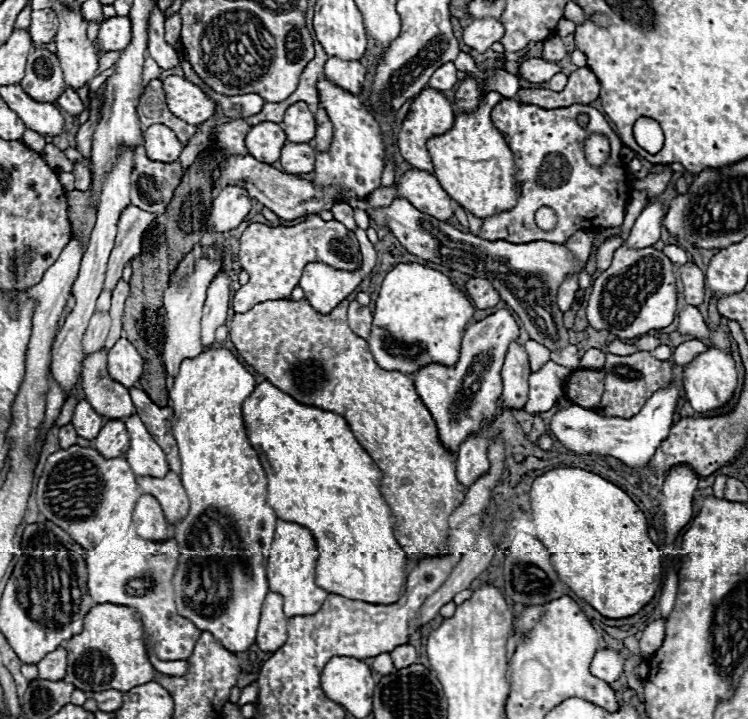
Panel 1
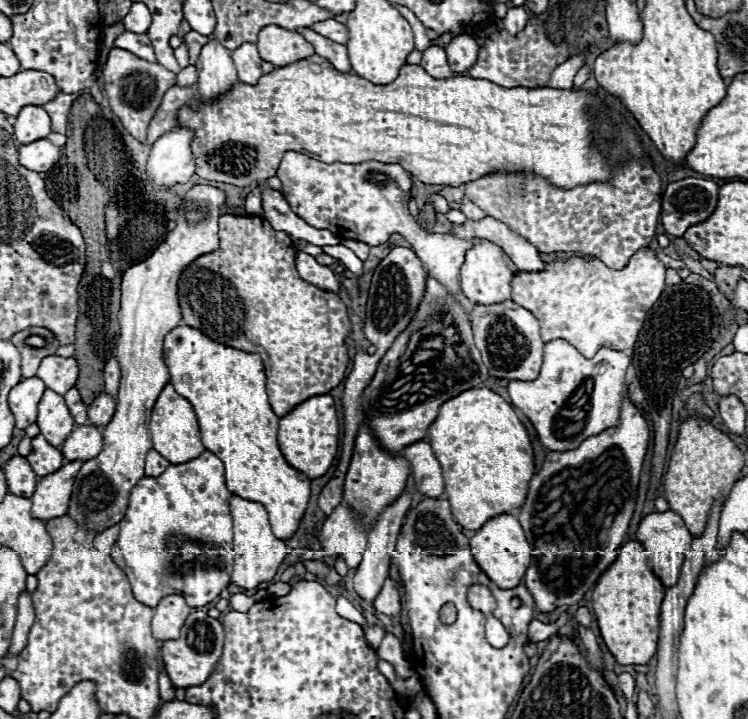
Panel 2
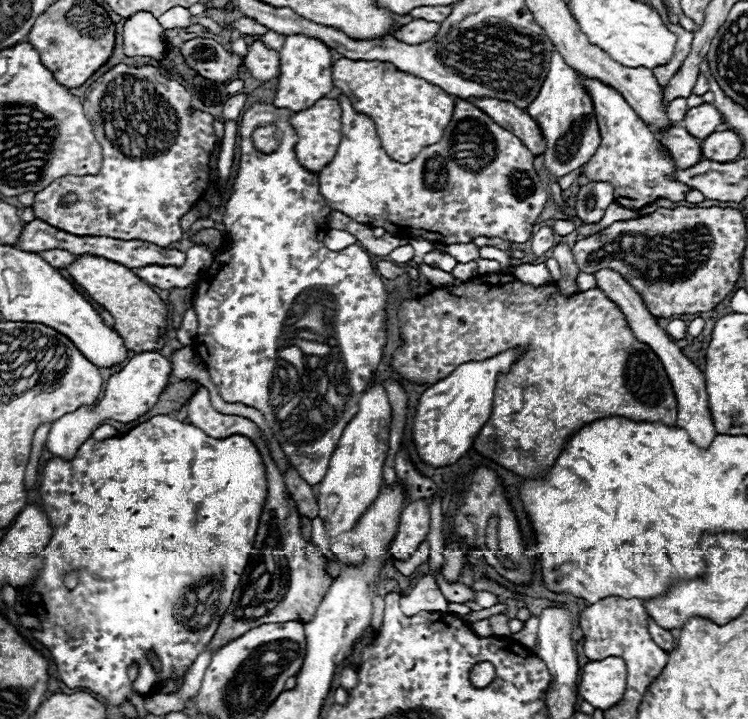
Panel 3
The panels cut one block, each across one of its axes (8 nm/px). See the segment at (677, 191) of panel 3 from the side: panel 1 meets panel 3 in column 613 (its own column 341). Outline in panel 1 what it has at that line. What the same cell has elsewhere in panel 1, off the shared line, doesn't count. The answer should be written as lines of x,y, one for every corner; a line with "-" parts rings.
322,74
318,78
318,98
320,106
326,110
332,126
334,126
334,136
332,144
326,152
316,152
316,178
314,184
318,186
342,186
346,190
356,192
360,198
366,198
372,190
380,186
380,176
384,170
384,142
382,142
382,132
378,128
378,122
366,112
362,106
362,100
330,80

